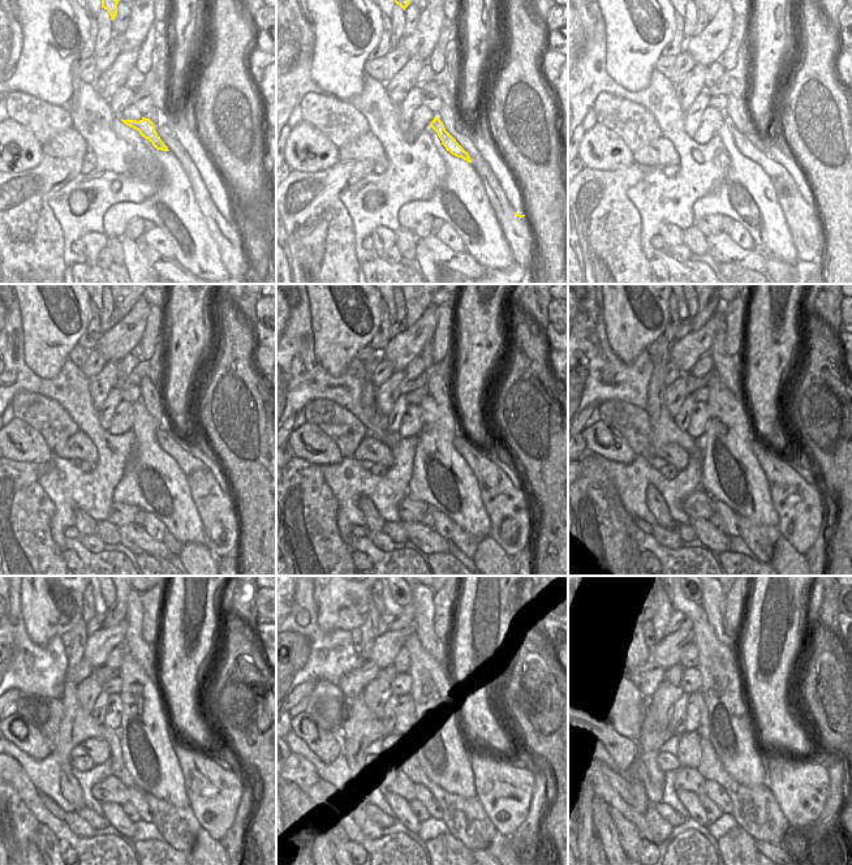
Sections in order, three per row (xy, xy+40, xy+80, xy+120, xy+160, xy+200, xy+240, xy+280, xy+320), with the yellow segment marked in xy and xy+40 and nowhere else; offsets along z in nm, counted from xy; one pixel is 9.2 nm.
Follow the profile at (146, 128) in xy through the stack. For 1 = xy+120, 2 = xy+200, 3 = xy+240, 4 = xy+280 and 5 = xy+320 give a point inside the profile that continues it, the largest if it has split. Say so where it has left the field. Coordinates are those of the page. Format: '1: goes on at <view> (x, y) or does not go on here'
1: goes on at xy+120 (218, 511)
2: goes on at xy+200 (799, 504)
3: goes on at xy+240 (214, 792)
4: goes on at xy+280 (502, 788)
5: goes on at xy+320 (800, 787)

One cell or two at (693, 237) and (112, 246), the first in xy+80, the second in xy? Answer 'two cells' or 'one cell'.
one cell

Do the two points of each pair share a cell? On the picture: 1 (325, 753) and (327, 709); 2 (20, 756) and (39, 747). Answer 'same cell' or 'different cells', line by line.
1: different cells
2: different cells

